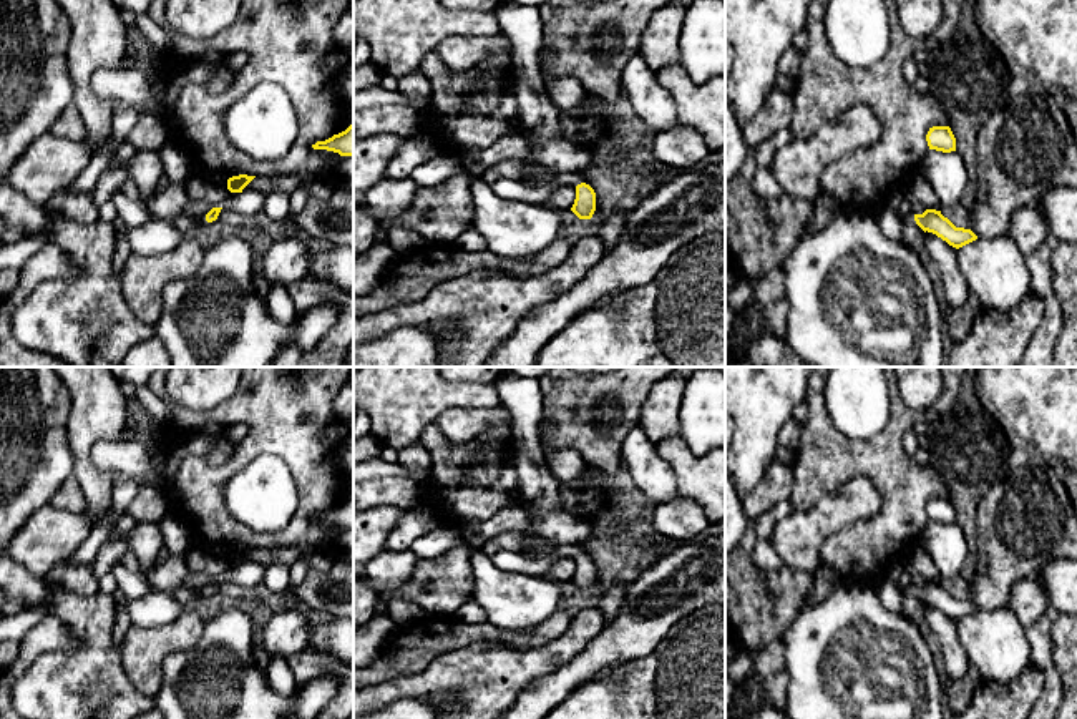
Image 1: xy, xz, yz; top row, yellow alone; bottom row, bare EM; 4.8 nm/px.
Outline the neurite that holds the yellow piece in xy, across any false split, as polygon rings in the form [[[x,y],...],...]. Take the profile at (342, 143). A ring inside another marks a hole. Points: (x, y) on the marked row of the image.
[[[353,123],[342,133],[312,144],[314,149],[327,149],[340,156],[353,156]]]

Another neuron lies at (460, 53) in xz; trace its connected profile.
[[[503,32],[491,37],[453,35],[438,45],[435,53],[453,71],[466,71],[475,68],[481,60],[490,56],[490,53],[498,48],[511,48],[511,42]]]

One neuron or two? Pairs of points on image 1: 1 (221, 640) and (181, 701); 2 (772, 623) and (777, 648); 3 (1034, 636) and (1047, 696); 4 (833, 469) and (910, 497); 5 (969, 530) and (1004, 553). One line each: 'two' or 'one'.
1: one
2: two
3: one
4: one
5: two

